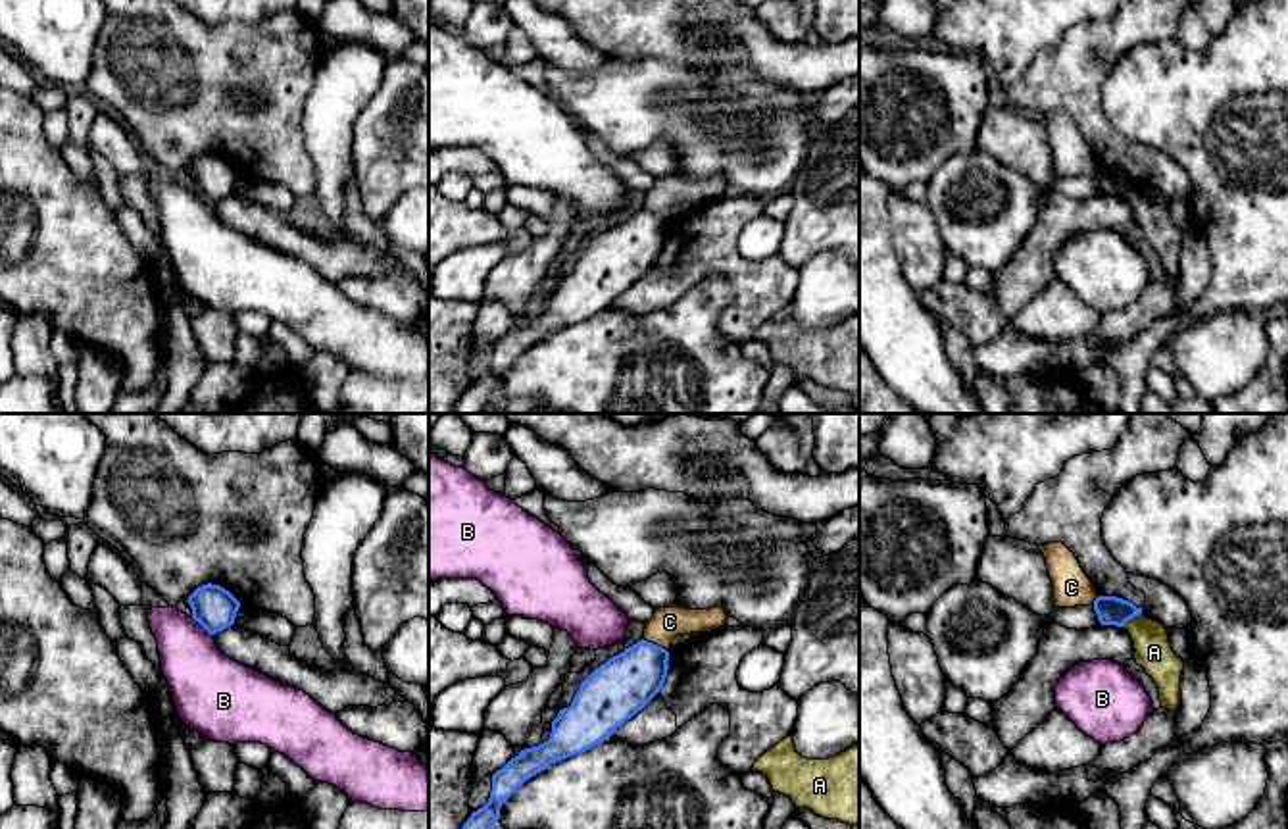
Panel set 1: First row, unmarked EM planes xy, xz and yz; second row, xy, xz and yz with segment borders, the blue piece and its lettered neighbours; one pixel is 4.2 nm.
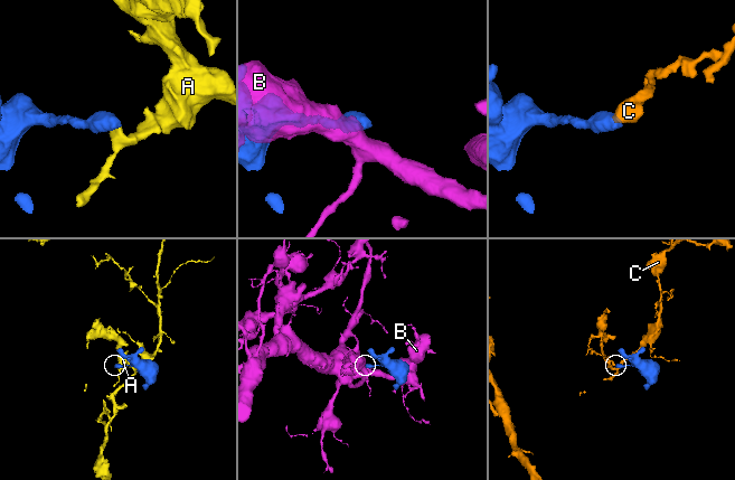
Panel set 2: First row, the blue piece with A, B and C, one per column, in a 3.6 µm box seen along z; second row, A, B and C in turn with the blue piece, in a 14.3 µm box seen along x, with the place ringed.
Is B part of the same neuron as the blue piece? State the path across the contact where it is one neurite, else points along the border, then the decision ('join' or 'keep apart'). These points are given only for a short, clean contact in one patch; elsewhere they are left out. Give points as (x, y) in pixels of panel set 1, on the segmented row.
border xy (191, 618), (212, 635); keep apart

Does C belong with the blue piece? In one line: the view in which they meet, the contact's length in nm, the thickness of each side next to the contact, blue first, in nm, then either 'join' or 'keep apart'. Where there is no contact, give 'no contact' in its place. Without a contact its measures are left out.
meets blue in xz; contact 130 nm long; 240 nm thick on the blue side, 130 nm on the other; keep apart

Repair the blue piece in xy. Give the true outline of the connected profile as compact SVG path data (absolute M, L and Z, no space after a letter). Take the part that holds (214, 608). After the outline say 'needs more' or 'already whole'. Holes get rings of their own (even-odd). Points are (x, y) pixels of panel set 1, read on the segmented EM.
M202 585L186 600L192 608L192 619L210 635L215 635L235 623L240 602L219 585Z; already whole

